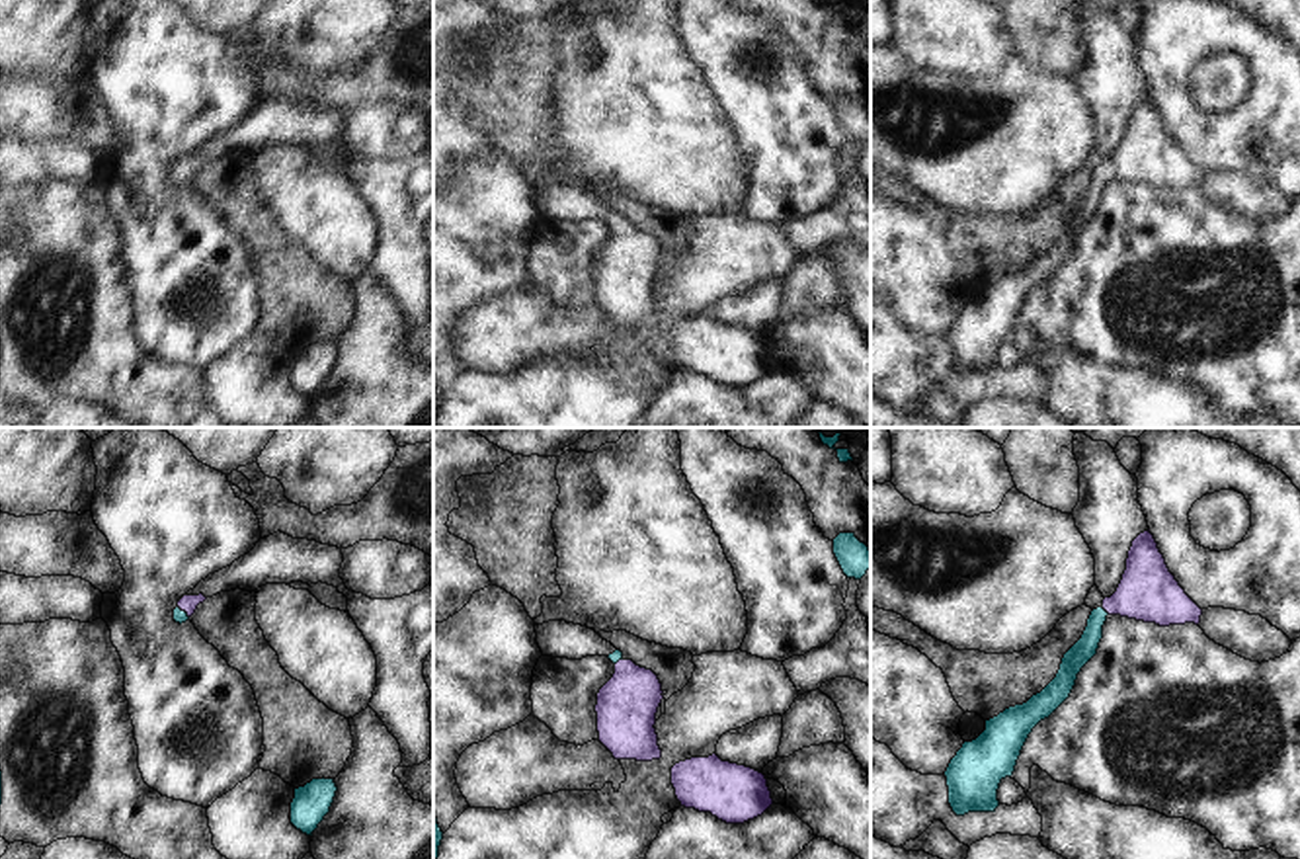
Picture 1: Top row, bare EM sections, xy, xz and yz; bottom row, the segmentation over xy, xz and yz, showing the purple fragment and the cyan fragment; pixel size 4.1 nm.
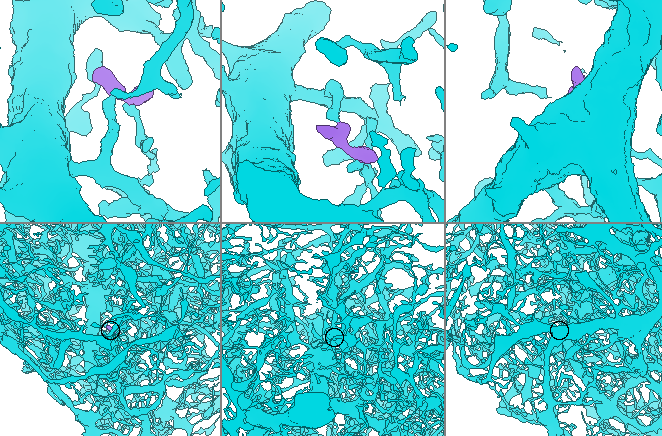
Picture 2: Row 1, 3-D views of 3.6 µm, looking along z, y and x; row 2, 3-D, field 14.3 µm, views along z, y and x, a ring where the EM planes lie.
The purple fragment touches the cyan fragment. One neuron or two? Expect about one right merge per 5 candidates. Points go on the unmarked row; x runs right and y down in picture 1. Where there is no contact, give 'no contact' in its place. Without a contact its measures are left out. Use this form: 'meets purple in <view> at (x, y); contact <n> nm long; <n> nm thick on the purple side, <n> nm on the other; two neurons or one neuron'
meets purple in yz at (1105, 172); contact 50 nm long; 240 nm thick on the purple side, 90 nm on the other; one neuron

